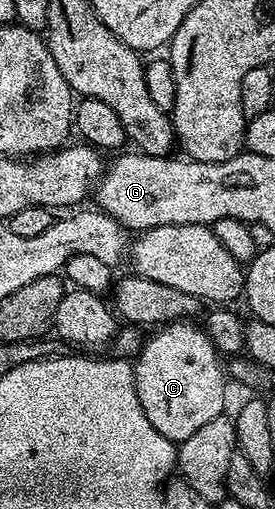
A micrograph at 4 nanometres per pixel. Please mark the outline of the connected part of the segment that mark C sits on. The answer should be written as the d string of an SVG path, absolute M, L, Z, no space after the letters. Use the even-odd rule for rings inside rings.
M194 320L173 321L156 328L152 333L155 334L152 337L150 334L144 340L143 348L134 362L137 399L141 399L141 411L145 411L145 419L153 423L155 430L165 435L165 439L178 443L189 439L189 435L193 435L193 431L199 430L203 424L224 416L229 381L225 376L225 365L219 362L219 350Z

